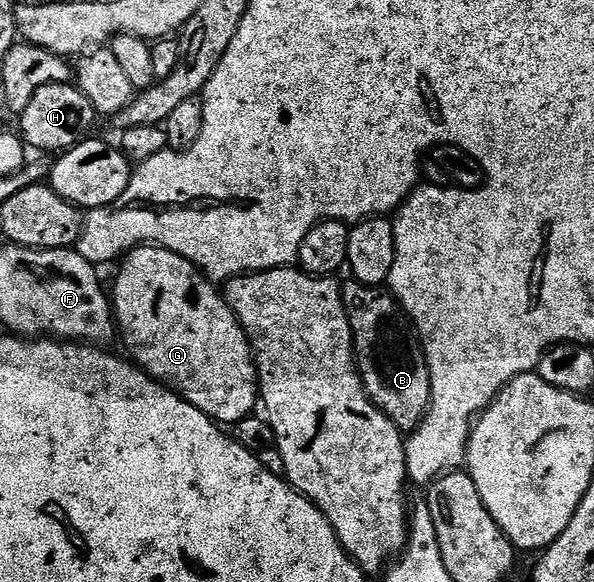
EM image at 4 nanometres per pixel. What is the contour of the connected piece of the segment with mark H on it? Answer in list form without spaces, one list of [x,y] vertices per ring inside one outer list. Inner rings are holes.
[[[72,82],[43,85],[43,89],[35,92],[27,109],[19,112],[21,127],[19,134],[25,141],[26,148],[37,151],[53,151],[64,153],[84,139],[94,134],[93,126],[99,122],[99,116],[91,101]]]

